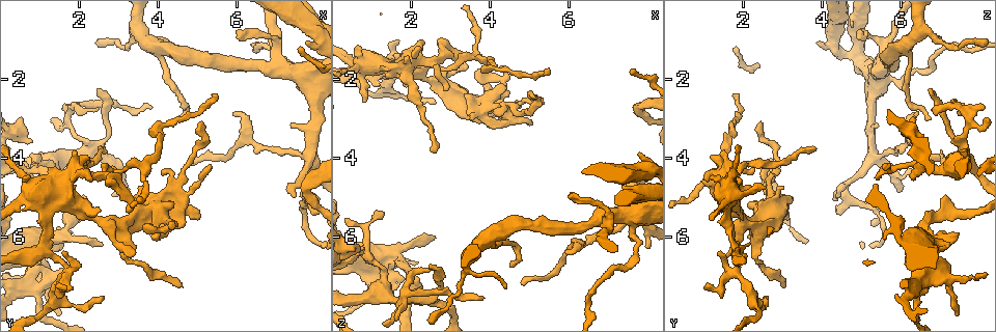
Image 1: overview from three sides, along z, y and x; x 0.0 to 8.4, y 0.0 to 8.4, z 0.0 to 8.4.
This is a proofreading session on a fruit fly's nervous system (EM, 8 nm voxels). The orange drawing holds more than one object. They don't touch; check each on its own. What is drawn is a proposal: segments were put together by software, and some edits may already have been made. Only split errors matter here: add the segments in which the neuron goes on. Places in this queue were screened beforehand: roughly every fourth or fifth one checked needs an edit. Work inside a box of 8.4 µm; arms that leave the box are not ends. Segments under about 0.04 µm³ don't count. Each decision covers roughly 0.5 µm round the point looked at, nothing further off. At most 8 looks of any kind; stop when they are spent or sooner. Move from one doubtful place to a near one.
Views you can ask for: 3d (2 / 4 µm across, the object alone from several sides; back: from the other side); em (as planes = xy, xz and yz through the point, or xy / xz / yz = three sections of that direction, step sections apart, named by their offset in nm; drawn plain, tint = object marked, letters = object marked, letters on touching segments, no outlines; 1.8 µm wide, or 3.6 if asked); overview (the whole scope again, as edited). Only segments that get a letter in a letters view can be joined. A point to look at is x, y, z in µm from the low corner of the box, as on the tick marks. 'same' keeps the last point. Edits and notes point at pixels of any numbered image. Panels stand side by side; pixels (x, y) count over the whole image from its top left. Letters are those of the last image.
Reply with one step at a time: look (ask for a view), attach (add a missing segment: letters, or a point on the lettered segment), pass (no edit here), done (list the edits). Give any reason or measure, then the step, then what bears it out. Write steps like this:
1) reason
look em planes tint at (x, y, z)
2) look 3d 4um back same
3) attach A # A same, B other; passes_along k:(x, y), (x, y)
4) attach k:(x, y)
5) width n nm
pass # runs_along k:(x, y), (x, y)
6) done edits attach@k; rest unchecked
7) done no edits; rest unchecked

free end
look em planes letters at (2.45, 2.25, 6.75)

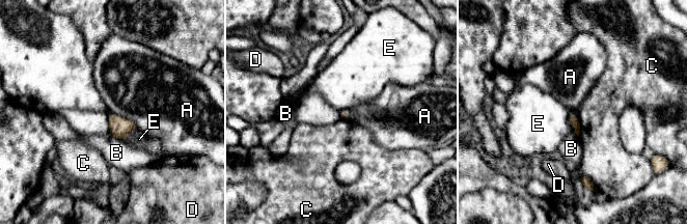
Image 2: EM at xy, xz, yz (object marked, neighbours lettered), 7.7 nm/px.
width 80 nm
pass # A other, B other, C other, D other, E other; border 2:(108, 112), (129, 118), (139, 129); no lettered segment goes on from it

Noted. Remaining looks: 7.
branch stops here
look 3d 4um at (5.95, 2.90, 6.35)

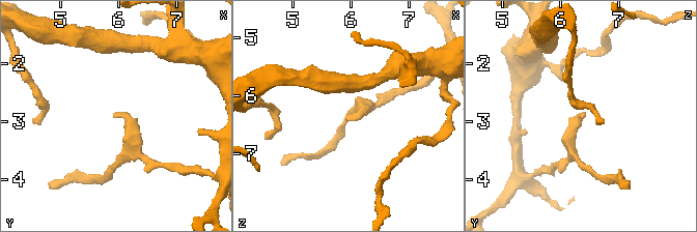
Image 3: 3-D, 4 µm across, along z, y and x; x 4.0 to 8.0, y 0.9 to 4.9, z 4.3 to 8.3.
look em xz step 16 plain at (5.95, 2.85, 6.45)

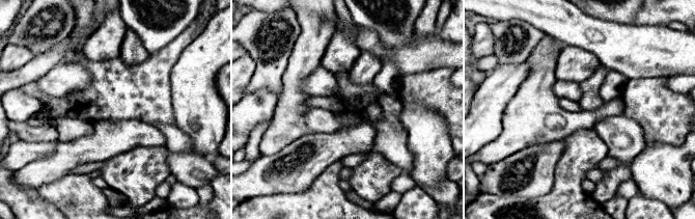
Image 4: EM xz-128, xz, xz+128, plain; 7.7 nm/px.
what lies round it
look em xz step 16 letters same

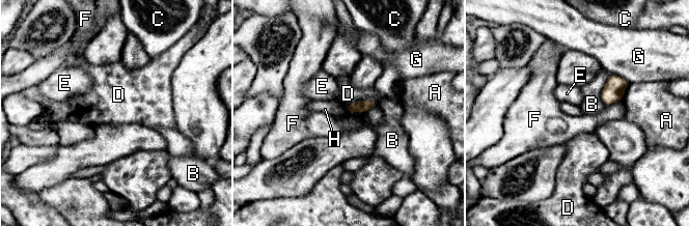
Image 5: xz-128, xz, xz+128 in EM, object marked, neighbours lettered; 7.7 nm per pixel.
width 100 nm
pass # A other, B other, C other, D other, E other, F other, G other, H other; border 5:(622, 101), (611, 103), (605, 107); none of them fits

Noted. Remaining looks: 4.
sharp bend
look 3d 2um at (7.65, 4.75, 4.60)

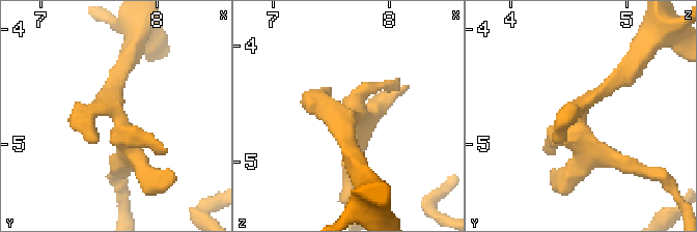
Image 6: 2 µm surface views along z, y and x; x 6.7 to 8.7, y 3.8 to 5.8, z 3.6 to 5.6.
look em xz step 8 letters at (7.66, 4.76, 4.60)

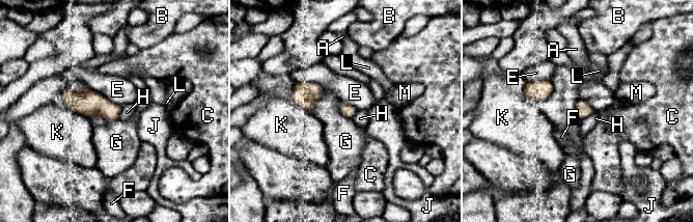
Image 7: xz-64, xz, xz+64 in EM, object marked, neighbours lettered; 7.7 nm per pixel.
pass # A other, B other, C other, E other, F other, G other, H other, J other, K other, L other, M other; border 7:(89, 117), (99, 114), (118, 119); none of them fits

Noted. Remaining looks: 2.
done no edits; rest unchecked

